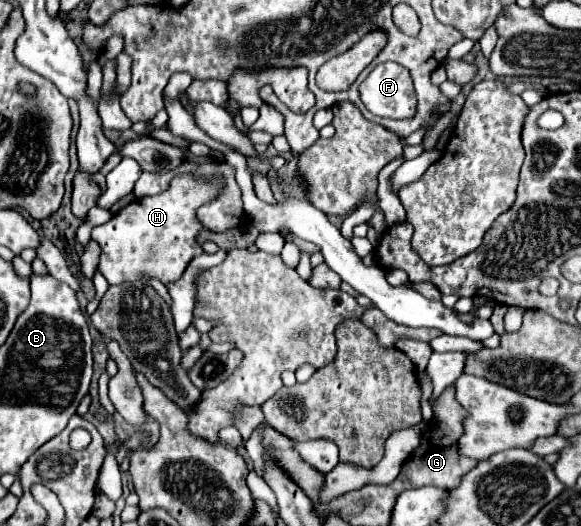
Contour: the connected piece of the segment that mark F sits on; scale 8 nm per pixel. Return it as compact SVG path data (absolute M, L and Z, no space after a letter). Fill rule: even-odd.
M395 62L377 64L361 82L359 96L371 114L397 120L415 116L417 102L411 76Z

